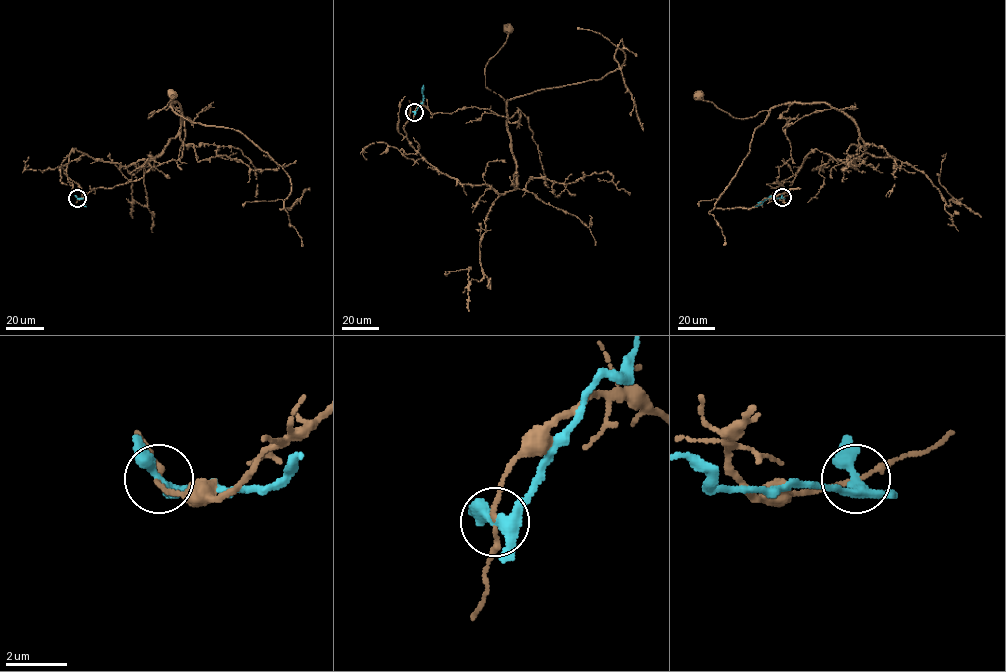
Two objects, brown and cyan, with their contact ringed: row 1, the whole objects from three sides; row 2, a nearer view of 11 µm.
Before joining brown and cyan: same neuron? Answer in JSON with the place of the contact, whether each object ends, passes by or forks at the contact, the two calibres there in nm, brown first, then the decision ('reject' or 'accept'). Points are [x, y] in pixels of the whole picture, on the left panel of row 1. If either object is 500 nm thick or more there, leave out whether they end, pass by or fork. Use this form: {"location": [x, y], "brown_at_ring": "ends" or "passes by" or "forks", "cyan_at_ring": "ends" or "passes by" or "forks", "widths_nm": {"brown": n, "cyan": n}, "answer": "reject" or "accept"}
{"location": [77, 198], "brown_at_ring": "passes by", "cyan_at_ring": "forks", "widths_nm": {"brown": 130, "cyan": 320}, "answer": "reject"}

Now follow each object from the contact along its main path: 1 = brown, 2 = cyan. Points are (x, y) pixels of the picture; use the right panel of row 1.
1: (782, 197), (789, 104), (735, 118), (699, 96)
2: (782, 197), (771, 196), (755, 206)

